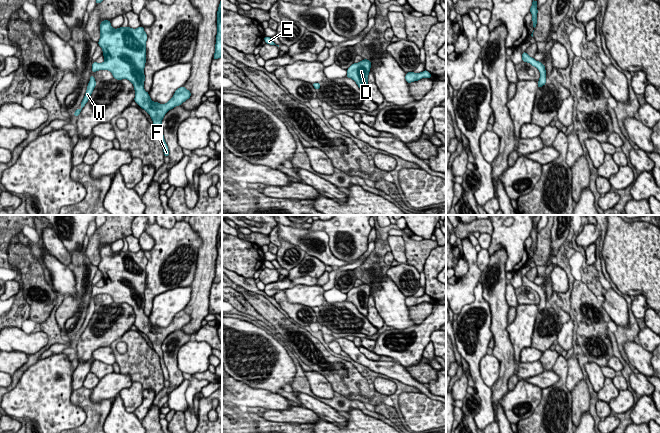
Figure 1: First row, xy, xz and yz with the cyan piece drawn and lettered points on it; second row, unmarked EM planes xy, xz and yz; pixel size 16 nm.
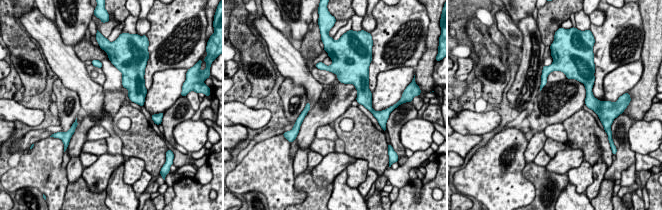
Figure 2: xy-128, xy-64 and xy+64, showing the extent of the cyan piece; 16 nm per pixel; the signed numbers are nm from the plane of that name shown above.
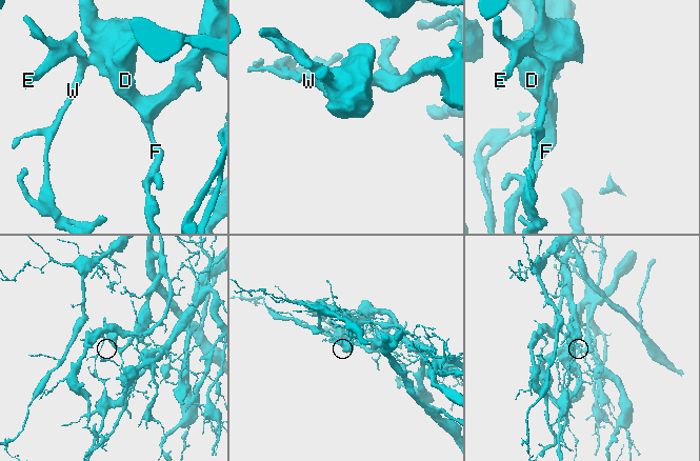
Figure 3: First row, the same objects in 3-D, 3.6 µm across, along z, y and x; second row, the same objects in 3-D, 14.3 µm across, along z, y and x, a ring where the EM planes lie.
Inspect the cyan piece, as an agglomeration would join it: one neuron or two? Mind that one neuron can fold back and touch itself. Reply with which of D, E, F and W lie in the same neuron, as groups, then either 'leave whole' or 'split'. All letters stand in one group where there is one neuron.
D E F / W | split

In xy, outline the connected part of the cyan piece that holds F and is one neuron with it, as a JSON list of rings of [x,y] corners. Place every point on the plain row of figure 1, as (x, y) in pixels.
[[[109,244],[101,245],[98,269],[105,282],[103,287],[92,288],[92,297],[108,294],[116,304],[129,304],[135,314],[134,325],[151,341],[154,351],[159,355],[164,380],[169,381],[169,373],[163,359],[162,344],[165,338],[176,330],[182,329],[191,317],[184,310],[178,312],[173,321],[165,328],[151,324],[144,313],[144,292],[146,287],[147,258],[144,251],[136,253],[120,251],[114,253]]]

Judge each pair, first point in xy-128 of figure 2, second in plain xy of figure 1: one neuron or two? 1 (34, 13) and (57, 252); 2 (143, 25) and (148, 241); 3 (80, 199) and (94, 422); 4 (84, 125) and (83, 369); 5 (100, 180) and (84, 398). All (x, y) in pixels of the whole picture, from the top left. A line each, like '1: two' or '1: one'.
1: two
2: one
3: one
4: two
5: two

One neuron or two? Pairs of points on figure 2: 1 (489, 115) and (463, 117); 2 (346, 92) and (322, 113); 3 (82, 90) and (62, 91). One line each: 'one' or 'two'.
1: one
2: one
3: two

